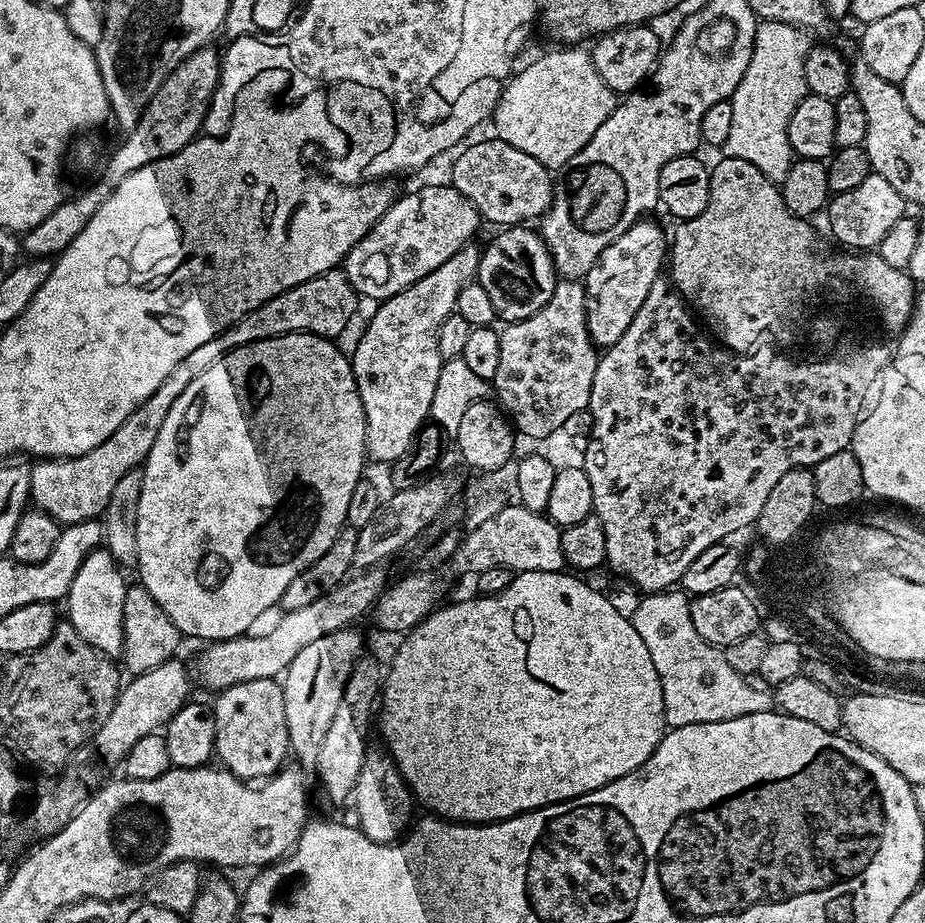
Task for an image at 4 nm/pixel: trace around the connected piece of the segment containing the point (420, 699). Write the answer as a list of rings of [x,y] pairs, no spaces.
[[[521,572],[511,577],[512,581],[505,586],[501,592],[496,592],[493,596],[480,596],[477,600],[460,600],[457,604],[445,603],[437,607],[424,620],[420,621],[411,632],[403,637],[400,649],[396,652],[396,657],[392,660],[392,665],[387,665],[386,675],[382,680],[382,707],[378,712],[378,724],[380,720],[380,732],[384,735],[386,751],[392,757],[392,761],[398,766],[398,770],[404,776],[404,782],[412,789],[413,797],[425,804],[429,813],[435,814],[442,820],[450,820],[462,824],[496,824],[500,820],[509,820],[515,816],[521,816],[523,812],[533,812],[537,808],[545,808],[551,804],[560,804],[563,800],[573,800],[582,794],[590,794],[642,766],[654,754],[658,742],[663,738],[666,731],[664,723],[664,703],[662,702],[662,682],[658,682],[658,670],[650,664],[650,650],[646,650],[646,642],[638,635],[638,630],[634,630],[631,621],[616,610],[615,606],[603,596],[596,588],[591,588],[587,584],[587,579],[579,578],[577,575],[562,572]]]

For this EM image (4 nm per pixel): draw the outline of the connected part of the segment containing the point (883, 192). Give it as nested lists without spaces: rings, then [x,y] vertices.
[[[875,174],[867,176],[854,190],[835,193],[826,205],[828,228],[838,243],[844,244],[848,250],[879,249],[882,238],[898,222],[898,218],[906,215],[906,202],[886,178]]]

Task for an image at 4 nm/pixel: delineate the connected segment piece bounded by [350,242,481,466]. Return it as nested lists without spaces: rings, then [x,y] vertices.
[[[470,242],[454,258],[442,262],[438,270],[430,270],[426,278],[411,284],[406,290],[394,294],[390,299],[383,301],[380,308],[368,320],[356,349],[350,352],[352,373],[356,379],[356,389],[362,402],[362,410],[366,418],[366,446],[368,447],[368,460],[391,465],[403,452],[406,446],[418,434],[420,427],[429,419],[431,402],[434,397],[434,388],[437,385],[439,370],[442,365],[440,351],[438,350],[438,330],[446,318],[456,311],[458,294],[462,286],[476,280],[476,271],[480,265],[481,249],[475,248]]]

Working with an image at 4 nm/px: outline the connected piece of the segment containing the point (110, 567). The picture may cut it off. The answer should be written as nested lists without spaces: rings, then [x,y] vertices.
[[[95,548],[78,566],[78,574],[74,574],[74,582],[70,582],[70,590],[66,597],[68,604],[67,623],[74,626],[74,630],[94,650],[103,656],[116,658],[120,656],[124,641],[124,627],[122,626],[122,602],[126,602],[126,590],[129,585],[124,581],[125,573],[116,559],[108,553],[107,548]]]

